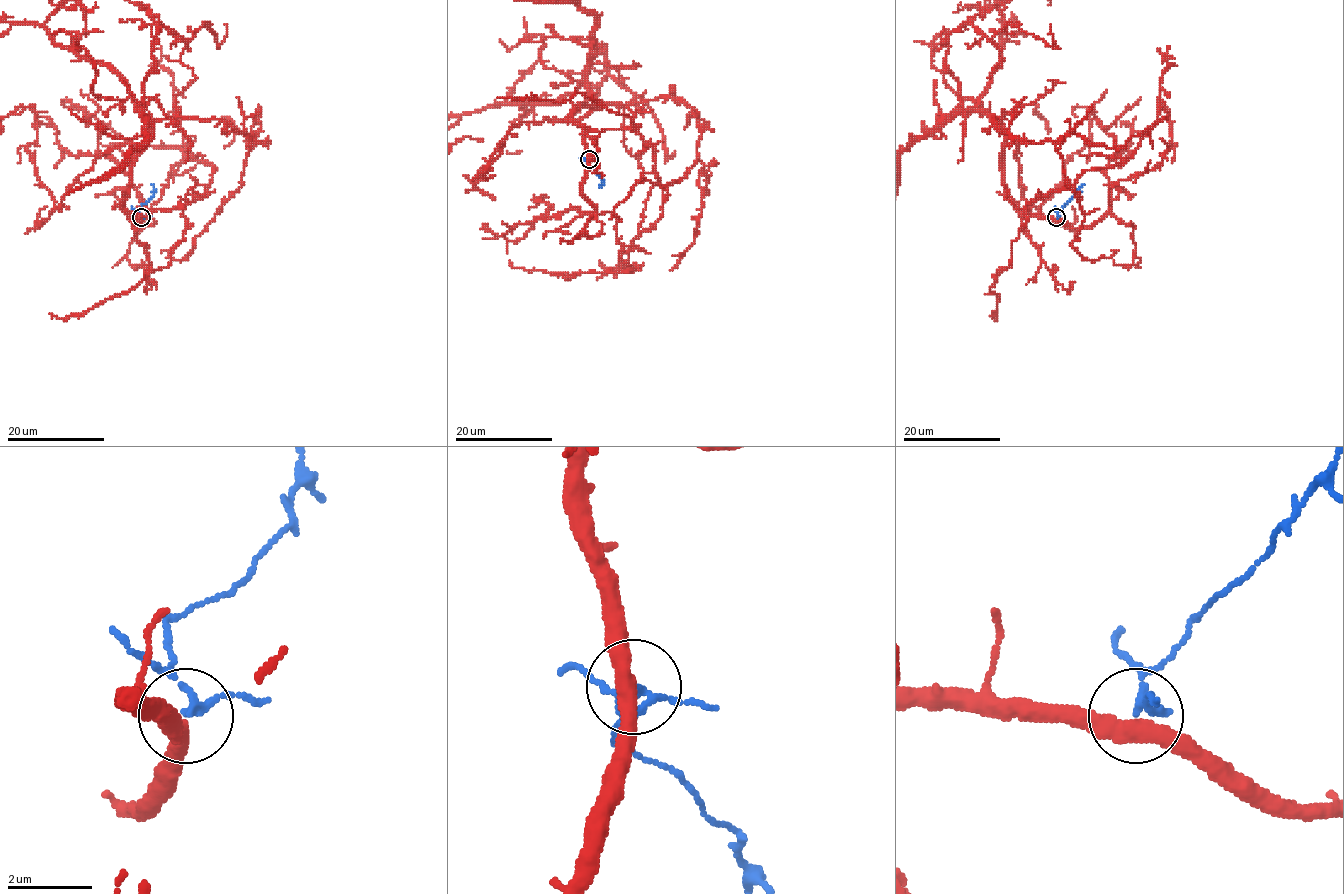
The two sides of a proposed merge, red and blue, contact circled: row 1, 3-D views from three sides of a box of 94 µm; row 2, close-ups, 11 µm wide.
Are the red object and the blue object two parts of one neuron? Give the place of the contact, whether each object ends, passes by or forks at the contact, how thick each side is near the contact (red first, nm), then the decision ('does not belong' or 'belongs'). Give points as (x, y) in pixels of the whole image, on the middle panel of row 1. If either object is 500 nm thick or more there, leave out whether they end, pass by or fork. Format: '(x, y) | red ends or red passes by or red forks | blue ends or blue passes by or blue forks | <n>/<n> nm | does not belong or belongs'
(589, 159) | red passes by | blue passes by | 420/140 nm | belongs

